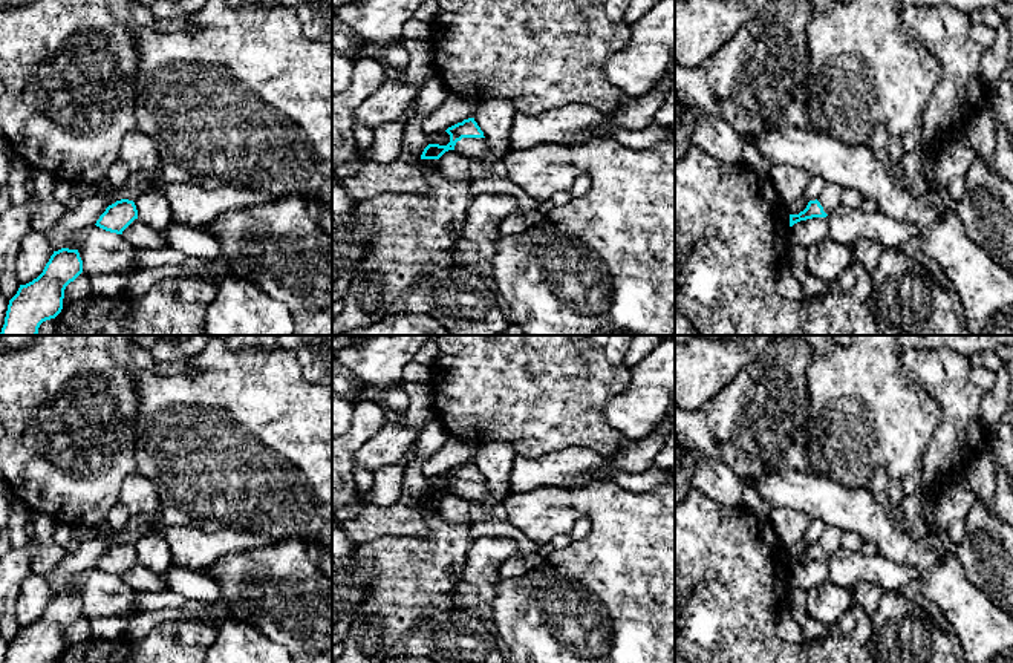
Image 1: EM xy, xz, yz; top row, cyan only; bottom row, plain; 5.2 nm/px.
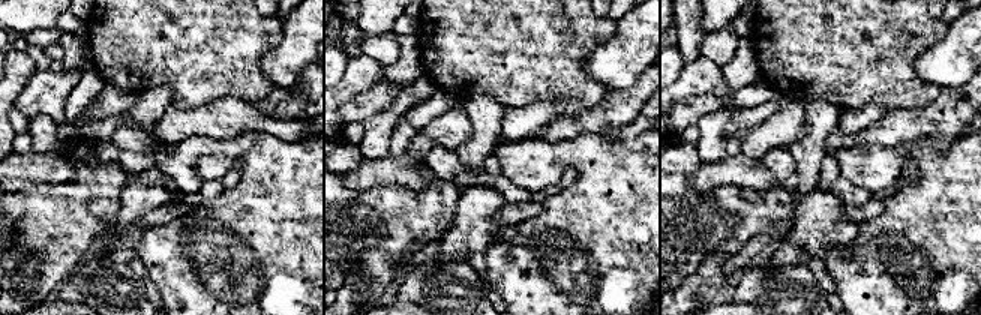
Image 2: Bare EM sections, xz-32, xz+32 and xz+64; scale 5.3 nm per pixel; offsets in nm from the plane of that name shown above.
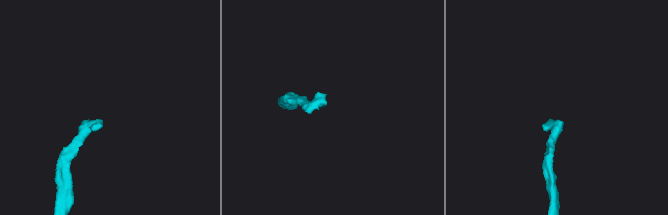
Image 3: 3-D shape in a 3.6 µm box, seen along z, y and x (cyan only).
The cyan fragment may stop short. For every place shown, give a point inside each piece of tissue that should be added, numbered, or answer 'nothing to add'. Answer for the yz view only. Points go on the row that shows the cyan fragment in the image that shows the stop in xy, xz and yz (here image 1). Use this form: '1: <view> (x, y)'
1: yz (831, 195)

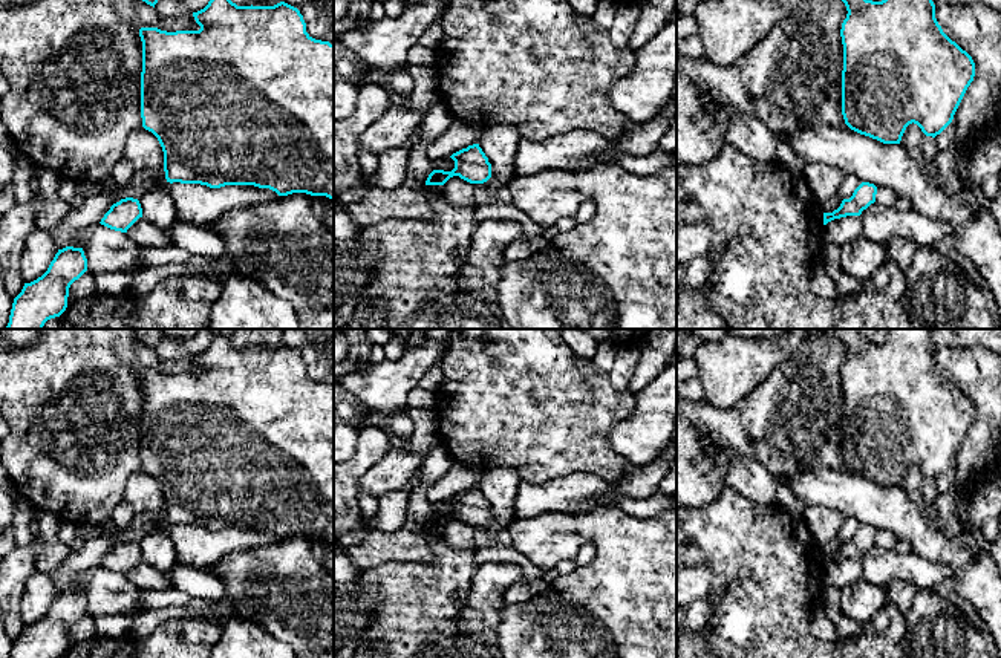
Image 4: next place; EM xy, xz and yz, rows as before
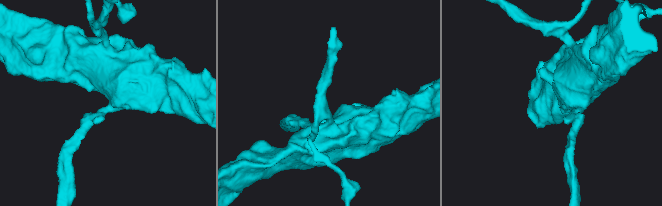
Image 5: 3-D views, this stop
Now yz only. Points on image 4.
nothing to add

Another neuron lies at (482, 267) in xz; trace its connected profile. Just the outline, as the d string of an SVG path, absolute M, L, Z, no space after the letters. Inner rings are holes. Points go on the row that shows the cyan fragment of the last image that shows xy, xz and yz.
M487 219L476 223L465 263L456 274L458 291L470 294L485 286L494 288L507 265L502 252L523 237L519 223Z

